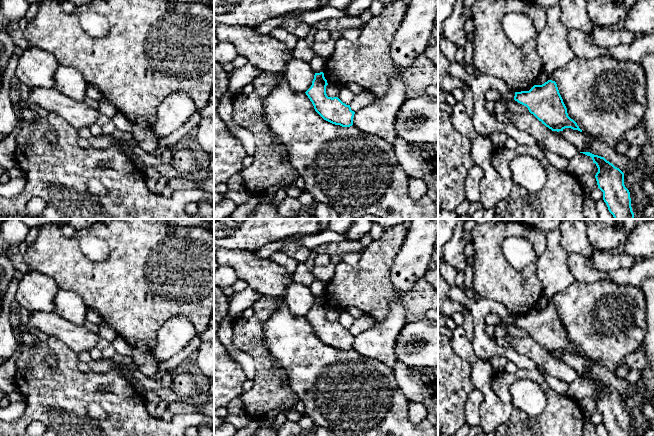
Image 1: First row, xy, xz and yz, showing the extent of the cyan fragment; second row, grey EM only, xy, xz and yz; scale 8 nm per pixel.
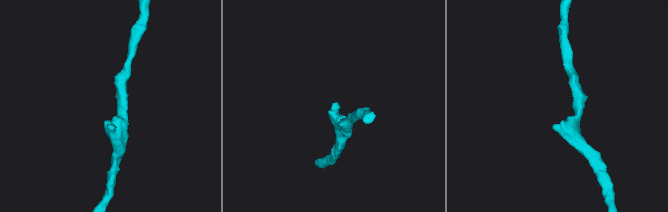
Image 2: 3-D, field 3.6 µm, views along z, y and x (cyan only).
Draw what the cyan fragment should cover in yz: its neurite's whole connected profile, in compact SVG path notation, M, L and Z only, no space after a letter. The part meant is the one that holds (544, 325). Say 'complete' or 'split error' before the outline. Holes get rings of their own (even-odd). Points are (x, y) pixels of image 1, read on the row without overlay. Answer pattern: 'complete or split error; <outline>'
complete; M548 304L542 309L534 309L529 315L515 316L514 324L526 330L531 338L552 355L571 352L582 356L568 340L555 305Z

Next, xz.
complete; M315 297L311 311L305 316L315 335L332 348L342 351L352 350L355 336L351 334L350 329L346 329L338 321L328 321L327 309L324 297Z

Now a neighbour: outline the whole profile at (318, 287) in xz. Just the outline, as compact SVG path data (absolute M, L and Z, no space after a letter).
M316 279L312 285L309 287L310 291L313 293L315 297L323 296L326 291L327 282L322 281L320 279Z

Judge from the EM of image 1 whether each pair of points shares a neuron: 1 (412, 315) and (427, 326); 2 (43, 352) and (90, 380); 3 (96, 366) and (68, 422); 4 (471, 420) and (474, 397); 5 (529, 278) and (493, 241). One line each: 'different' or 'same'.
1: different
2: same
3: different
4: same
5: same

